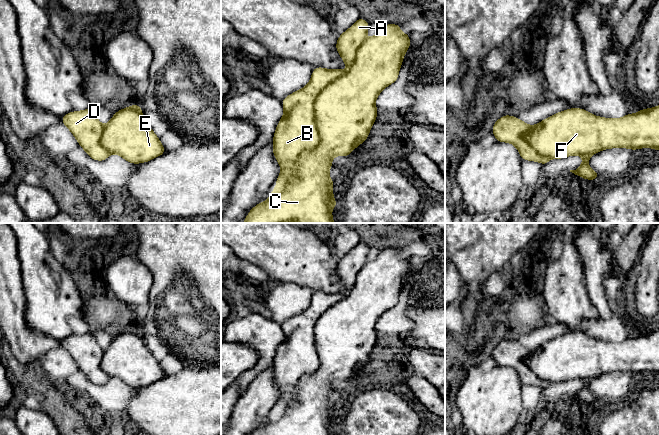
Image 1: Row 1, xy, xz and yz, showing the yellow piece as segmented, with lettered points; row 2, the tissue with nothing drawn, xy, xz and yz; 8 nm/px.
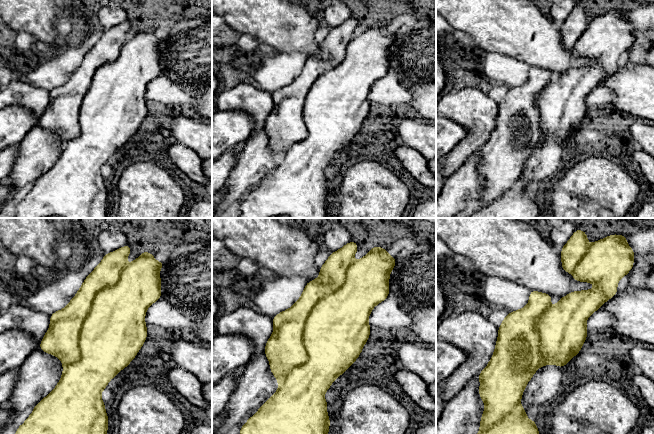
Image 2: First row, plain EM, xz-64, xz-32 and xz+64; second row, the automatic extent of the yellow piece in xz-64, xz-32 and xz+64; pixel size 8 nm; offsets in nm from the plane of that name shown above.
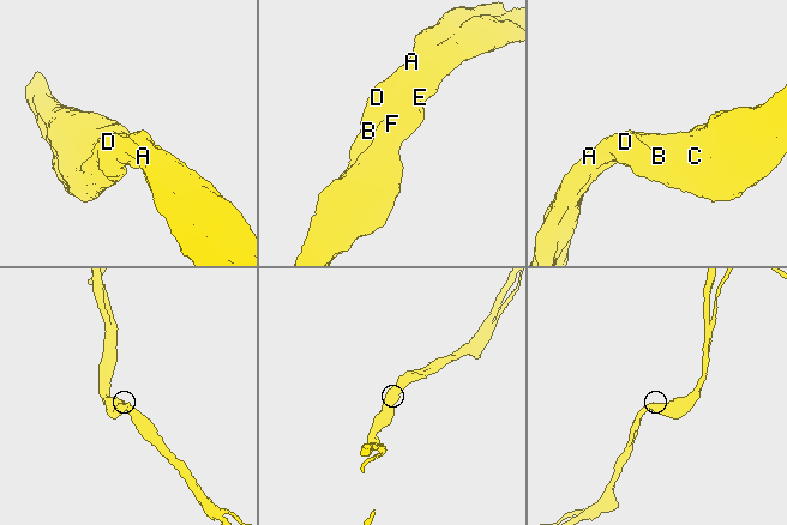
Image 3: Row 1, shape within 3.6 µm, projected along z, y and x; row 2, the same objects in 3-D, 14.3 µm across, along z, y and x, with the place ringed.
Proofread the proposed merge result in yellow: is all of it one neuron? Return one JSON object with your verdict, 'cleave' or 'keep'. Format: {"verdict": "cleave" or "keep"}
{"verdict": "keep"}

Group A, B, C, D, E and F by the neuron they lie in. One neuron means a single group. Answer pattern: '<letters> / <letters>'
A B C D E F

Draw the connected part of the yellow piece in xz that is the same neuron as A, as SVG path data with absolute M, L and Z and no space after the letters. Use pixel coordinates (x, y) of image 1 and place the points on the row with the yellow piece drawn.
M360 17L349 29L344 31L337 39L336 51L344 61L345 66L349 69L344 71L343 69L325 69L323 67L314 67L309 83L285 97L281 103L284 108L284 115L279 120L274 136L273 136L273 154L276 161L279 163L281 172L277 177L276 186L272 190L269 198L264 202L258 203L247 214L246 219L242 223L335 223L332 216L332 208L338 205L338 202L333 196L333 186L335 184L329 177L329 171L332 168L332 159L335 156L348 157L351 152L361 145L368 137L369 132L376 121L378 109L375 102L379 94L384 88L393 84L398 80L399 70L403 63L403 58L406 51L411 46L408 33L401 33L399 24L387 24L379 27L375 36L367 39L366 33L369 29L369 23Z

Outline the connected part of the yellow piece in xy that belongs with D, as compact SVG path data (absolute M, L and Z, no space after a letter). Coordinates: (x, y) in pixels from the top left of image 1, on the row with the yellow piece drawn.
M137 104L114 113L105 126L91 108L67 113L61 120L86 154L96 161L117 154L131 164L139 164L167 152Z

